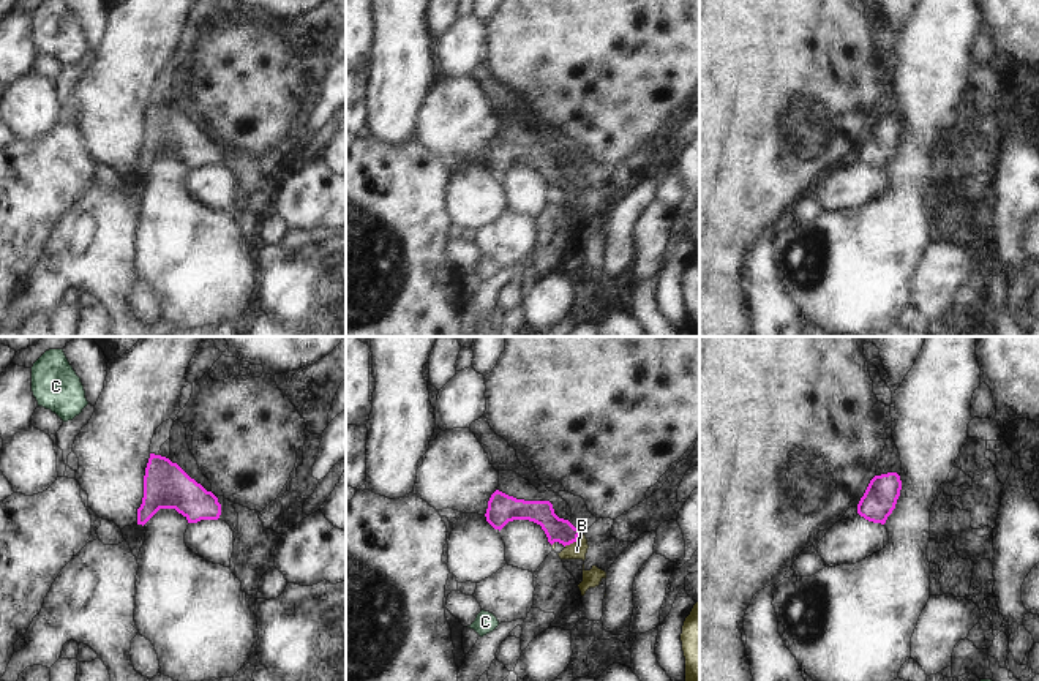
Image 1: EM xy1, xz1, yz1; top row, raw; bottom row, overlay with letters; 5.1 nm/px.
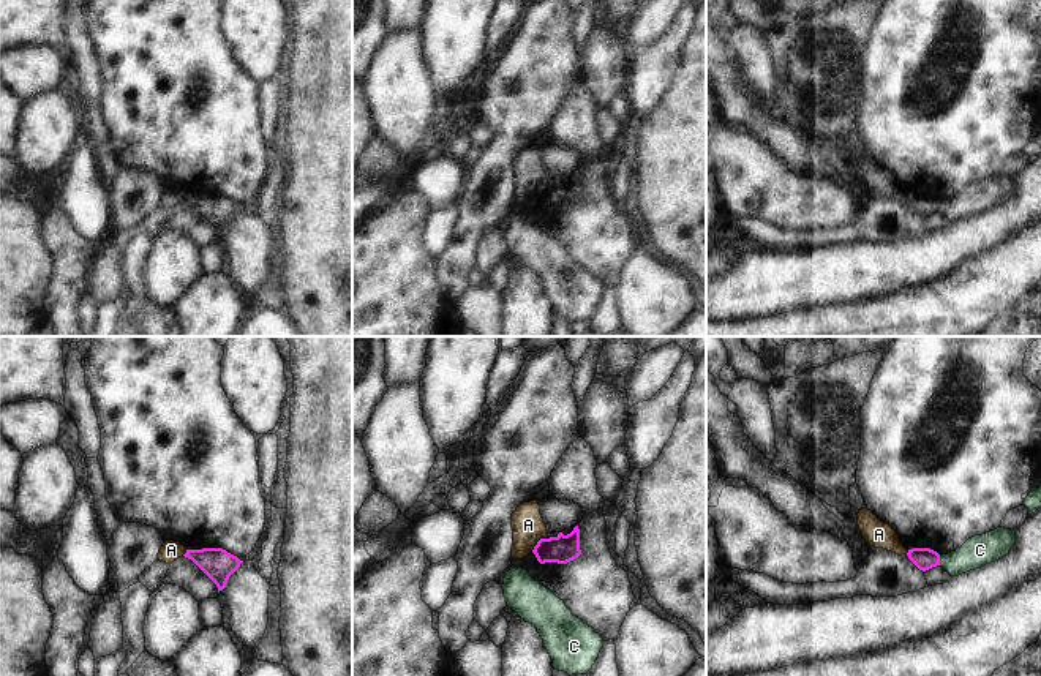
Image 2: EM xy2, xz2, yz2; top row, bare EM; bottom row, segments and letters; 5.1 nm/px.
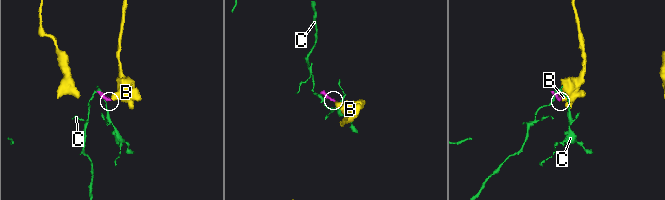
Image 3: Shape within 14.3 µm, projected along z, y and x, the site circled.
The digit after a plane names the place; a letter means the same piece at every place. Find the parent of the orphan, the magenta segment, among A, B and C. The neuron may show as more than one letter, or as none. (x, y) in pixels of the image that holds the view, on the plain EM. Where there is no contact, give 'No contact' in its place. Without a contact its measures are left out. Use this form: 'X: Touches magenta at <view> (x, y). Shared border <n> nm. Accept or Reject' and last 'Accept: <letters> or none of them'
A: Touches magenta at xz2 (537, 190). Shared border 90 nm. Reject
B: Touches magenta at xz1 (575, 187). Shared border 120 nm. Accept
C: Touches magenta at yz2 (939, 206). Shared border 60 nm. Reject
Accept: B.

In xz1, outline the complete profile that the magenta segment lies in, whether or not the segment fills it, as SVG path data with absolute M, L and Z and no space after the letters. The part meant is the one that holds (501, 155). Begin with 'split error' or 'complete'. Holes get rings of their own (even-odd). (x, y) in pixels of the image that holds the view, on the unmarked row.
split error | M496 136L488 147L485 163L499 177L513 166L534 167L542 172L553 196L557 188L565 193L557 199L561 205L586 205L589 194L586 182L568 166L559 164L550 147L516 145Z

